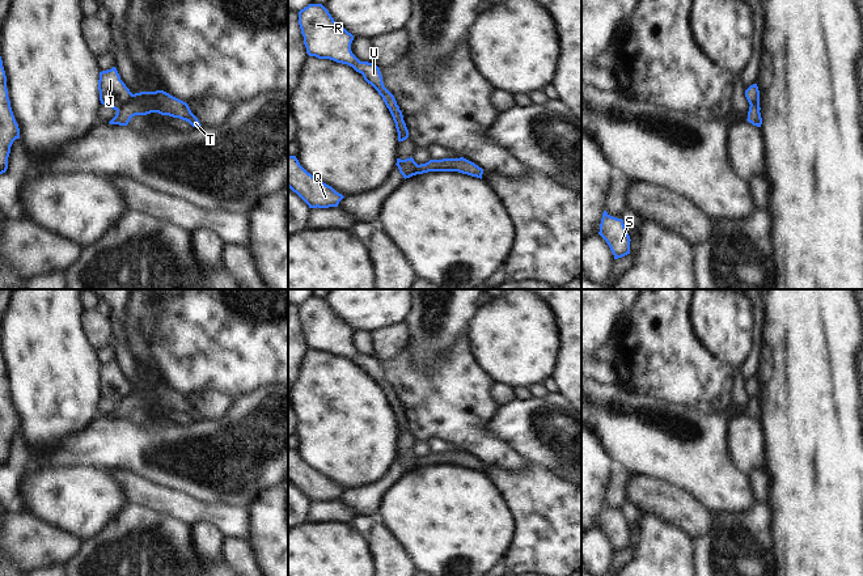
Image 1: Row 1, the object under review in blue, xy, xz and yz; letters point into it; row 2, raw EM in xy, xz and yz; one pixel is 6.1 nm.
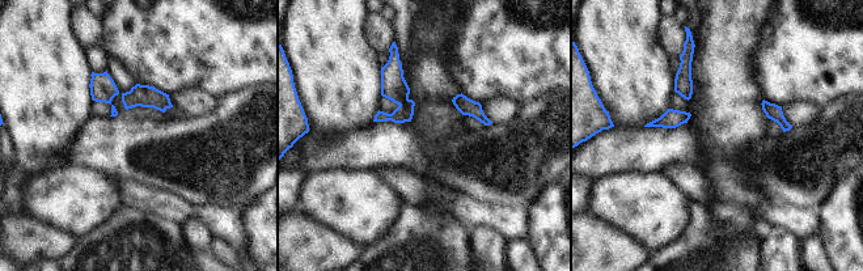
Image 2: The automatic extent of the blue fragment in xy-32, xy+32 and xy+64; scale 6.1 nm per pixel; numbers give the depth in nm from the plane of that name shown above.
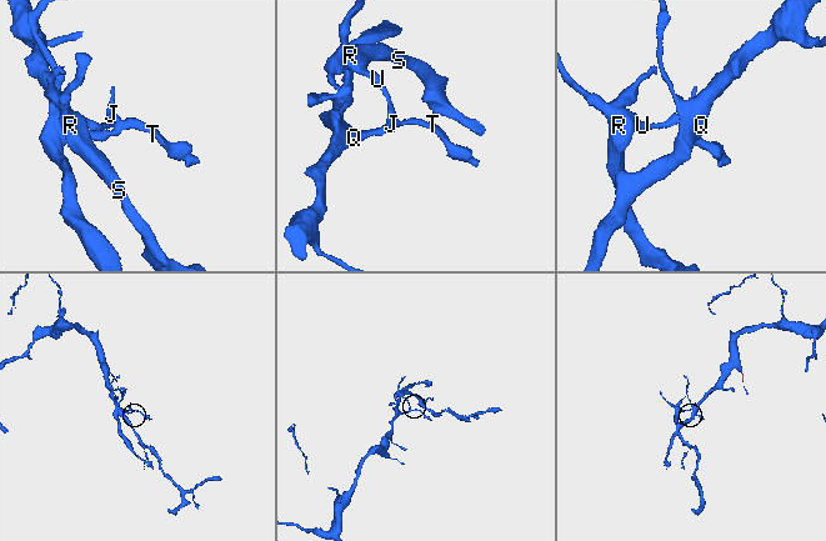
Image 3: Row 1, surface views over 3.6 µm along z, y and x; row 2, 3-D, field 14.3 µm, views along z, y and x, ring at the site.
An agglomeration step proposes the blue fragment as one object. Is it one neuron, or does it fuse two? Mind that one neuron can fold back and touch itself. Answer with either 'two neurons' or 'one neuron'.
two neurons

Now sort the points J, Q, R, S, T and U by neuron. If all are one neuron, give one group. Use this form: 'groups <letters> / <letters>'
groups J R S U / Q T

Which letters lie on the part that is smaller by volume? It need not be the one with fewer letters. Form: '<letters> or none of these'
J, R, S, U

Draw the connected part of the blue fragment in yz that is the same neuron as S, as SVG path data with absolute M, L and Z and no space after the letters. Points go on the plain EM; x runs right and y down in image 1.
M606 504L602 507L598 528L609 538L614 552L630 547L630 529L626 525L622 512L610 509Z

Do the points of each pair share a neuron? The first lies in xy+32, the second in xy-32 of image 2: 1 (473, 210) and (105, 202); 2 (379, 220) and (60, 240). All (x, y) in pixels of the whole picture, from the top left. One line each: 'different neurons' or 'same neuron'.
1: different neurons
2: different neurons

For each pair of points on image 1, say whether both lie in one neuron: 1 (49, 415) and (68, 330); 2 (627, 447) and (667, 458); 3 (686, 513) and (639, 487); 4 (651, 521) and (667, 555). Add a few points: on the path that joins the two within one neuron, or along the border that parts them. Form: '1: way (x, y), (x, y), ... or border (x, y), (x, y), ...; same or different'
1: way (53, 394), (53, 351); same
2: way (637, 447), (655, 447), (658, 449); same
3: way (675, 505), (651, 495); same
4: way (652, 529), (661, 547); same

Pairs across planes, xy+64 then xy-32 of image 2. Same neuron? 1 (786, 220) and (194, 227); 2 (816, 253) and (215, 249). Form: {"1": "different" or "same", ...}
{"1": "different", "2": "same"}

